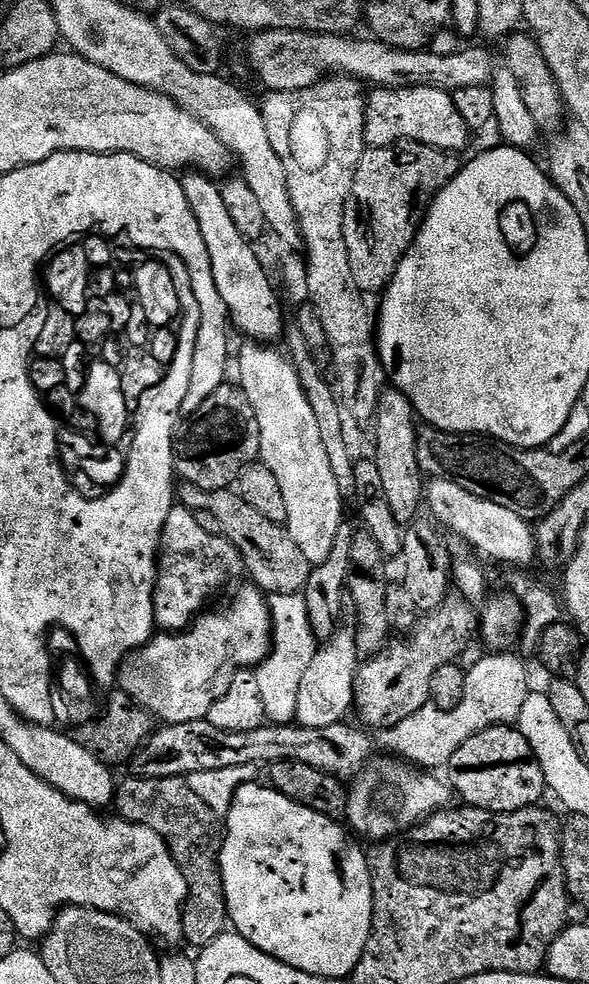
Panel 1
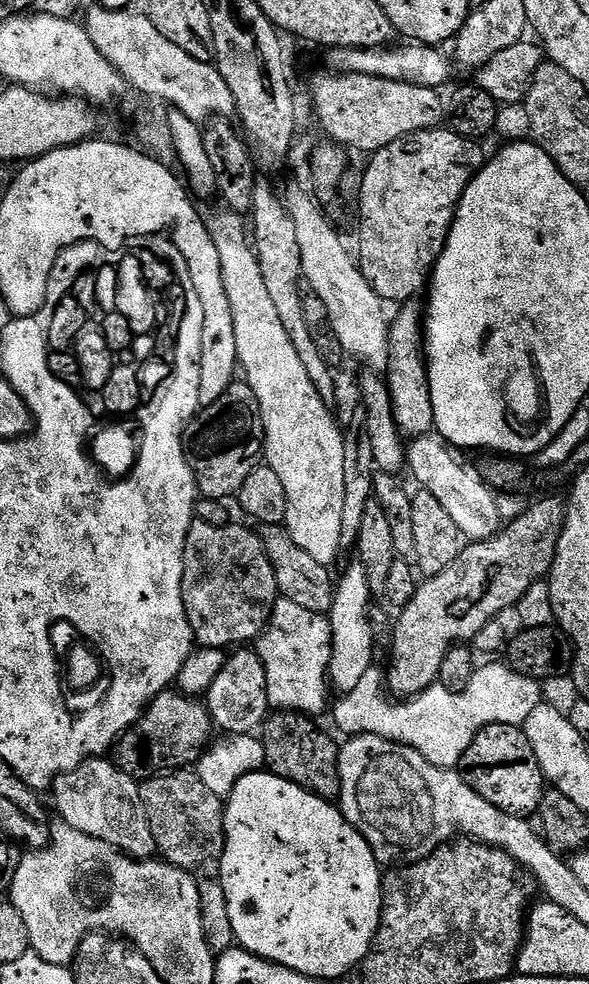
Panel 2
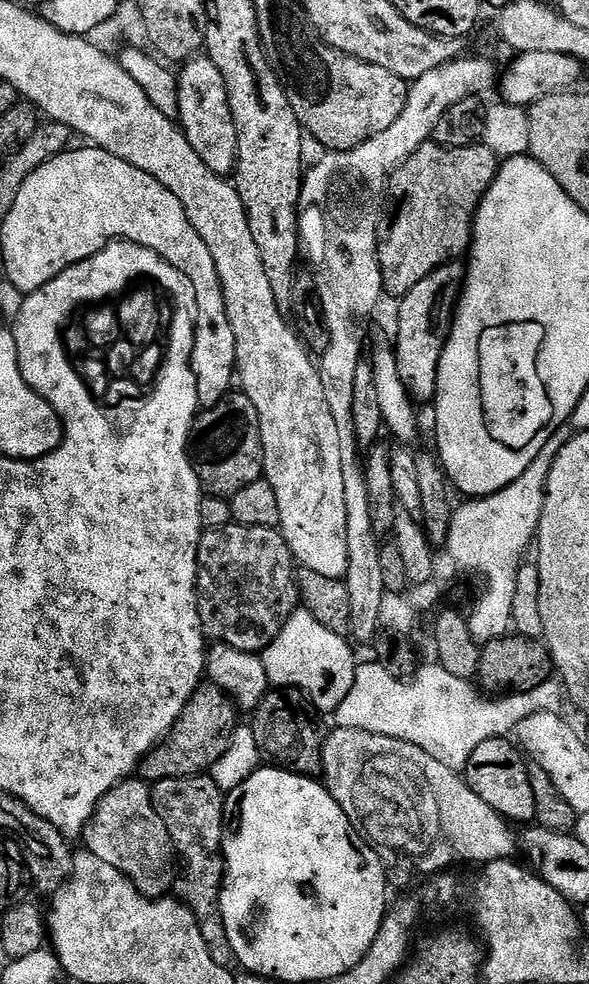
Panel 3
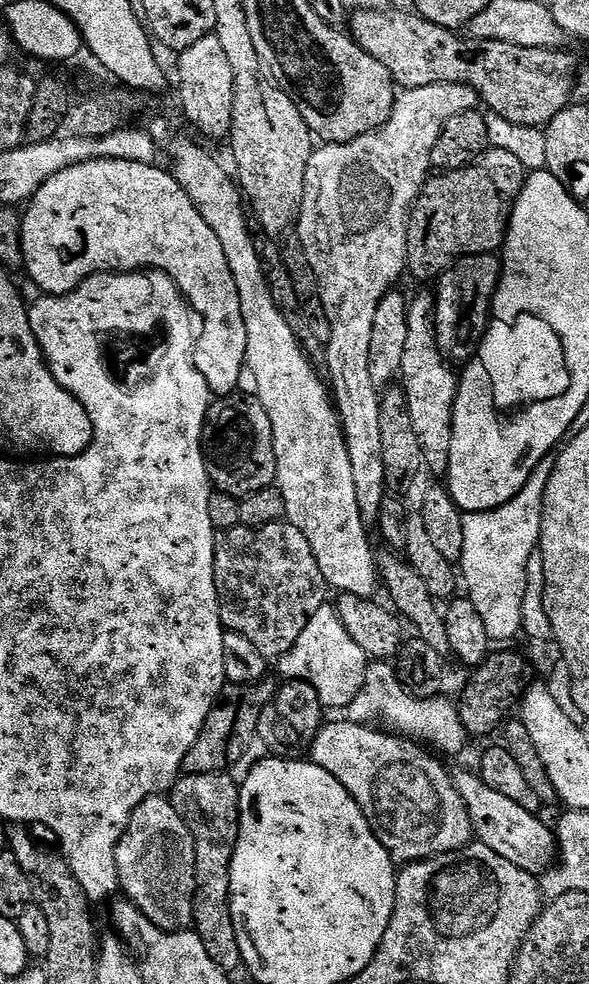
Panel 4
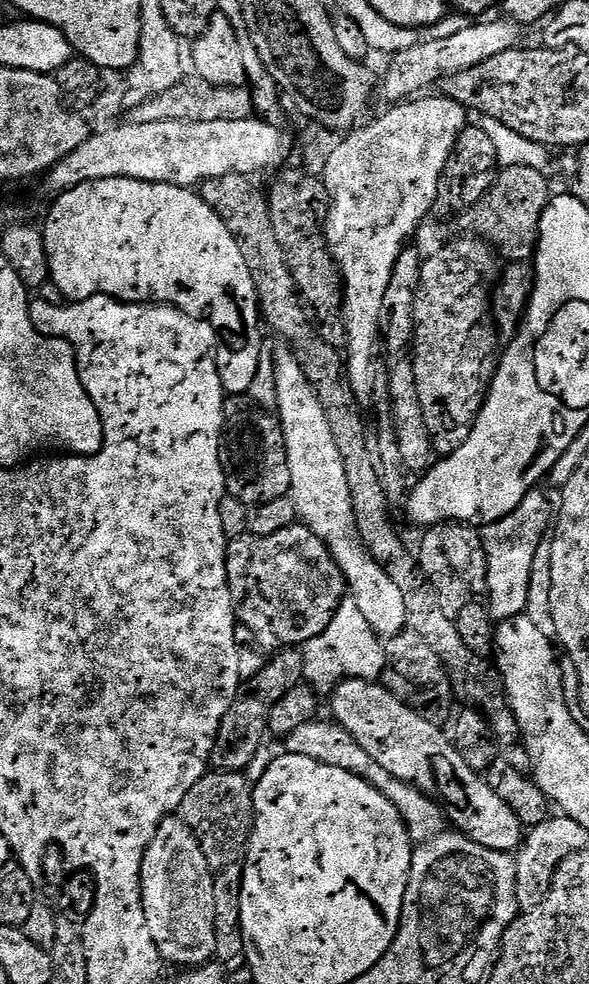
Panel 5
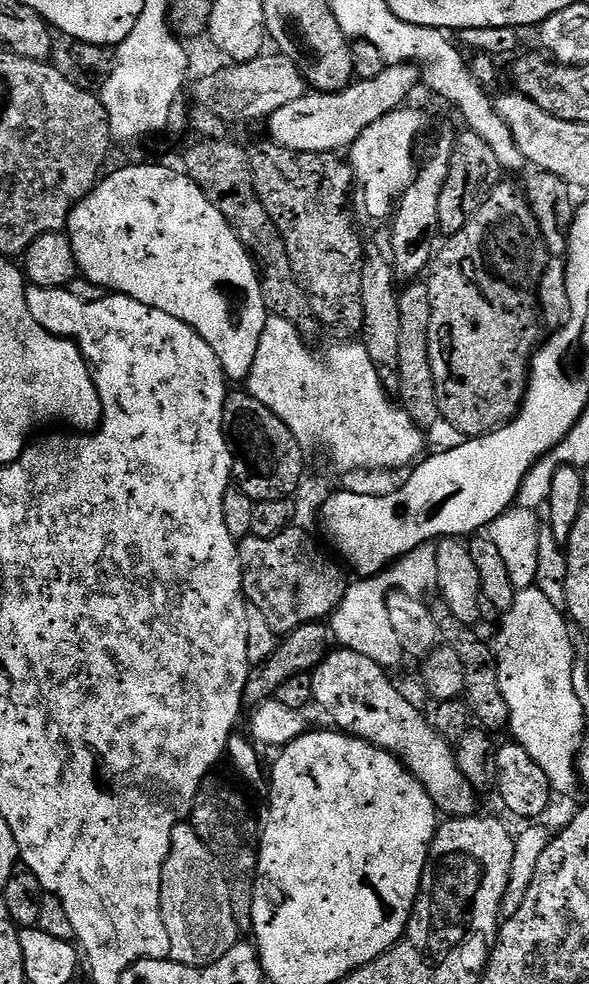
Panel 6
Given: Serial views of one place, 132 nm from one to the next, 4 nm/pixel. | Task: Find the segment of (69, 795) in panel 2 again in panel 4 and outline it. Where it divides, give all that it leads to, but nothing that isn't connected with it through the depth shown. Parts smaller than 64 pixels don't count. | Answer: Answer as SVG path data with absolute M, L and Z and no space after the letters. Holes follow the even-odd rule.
M151 796L132 811L128 828L116 847L116 865L123 895L154 926L167 932L183 932L193 927L196 847L171 799Z

